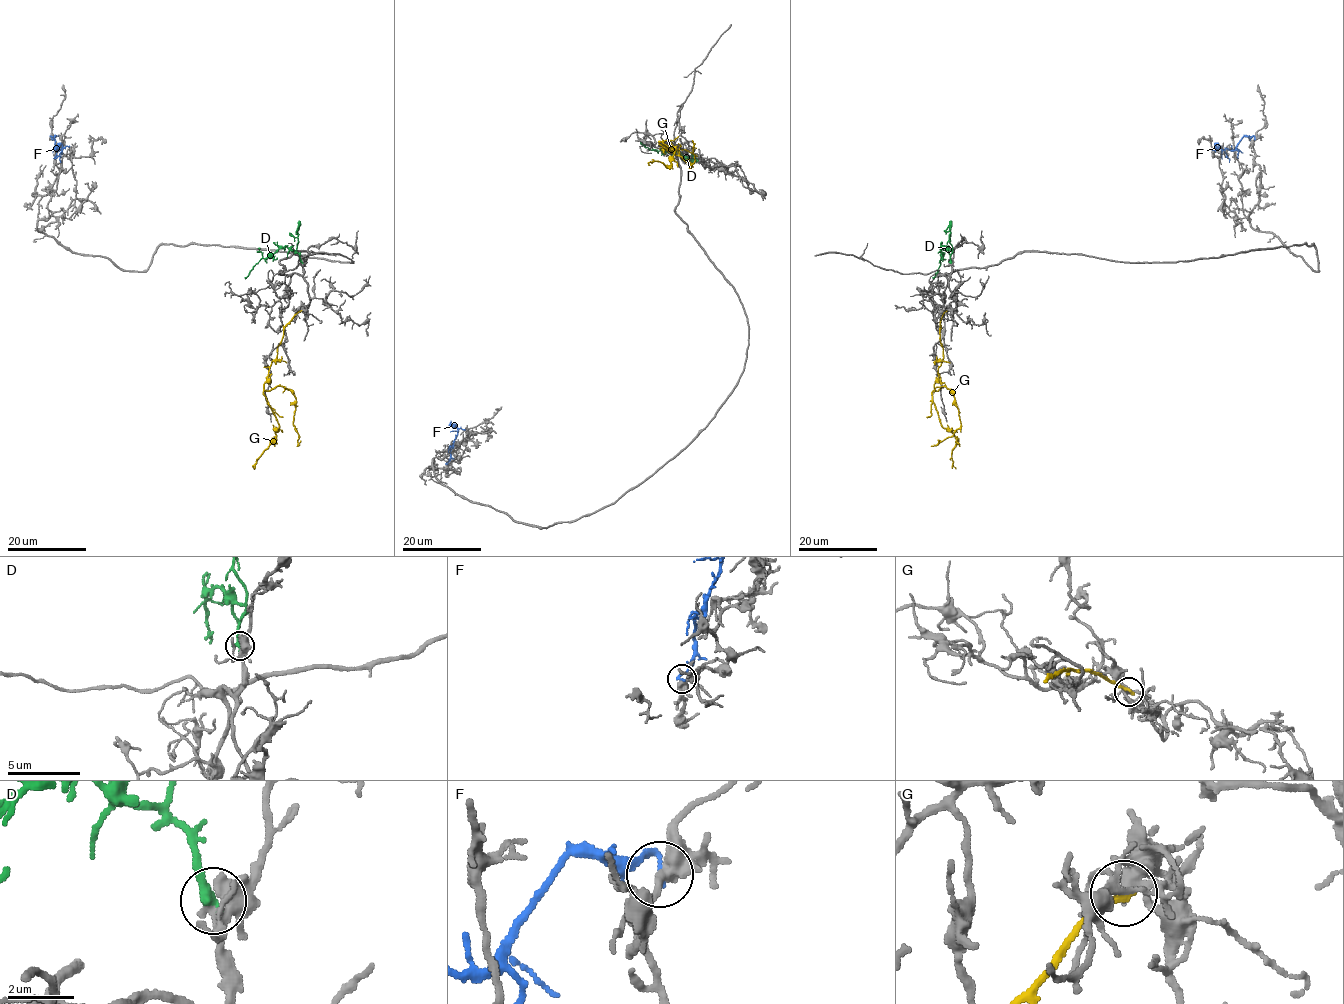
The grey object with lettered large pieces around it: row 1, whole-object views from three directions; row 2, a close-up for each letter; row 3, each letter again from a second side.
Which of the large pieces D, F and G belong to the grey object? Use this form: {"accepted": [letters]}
{"accepted": ["D"]}

